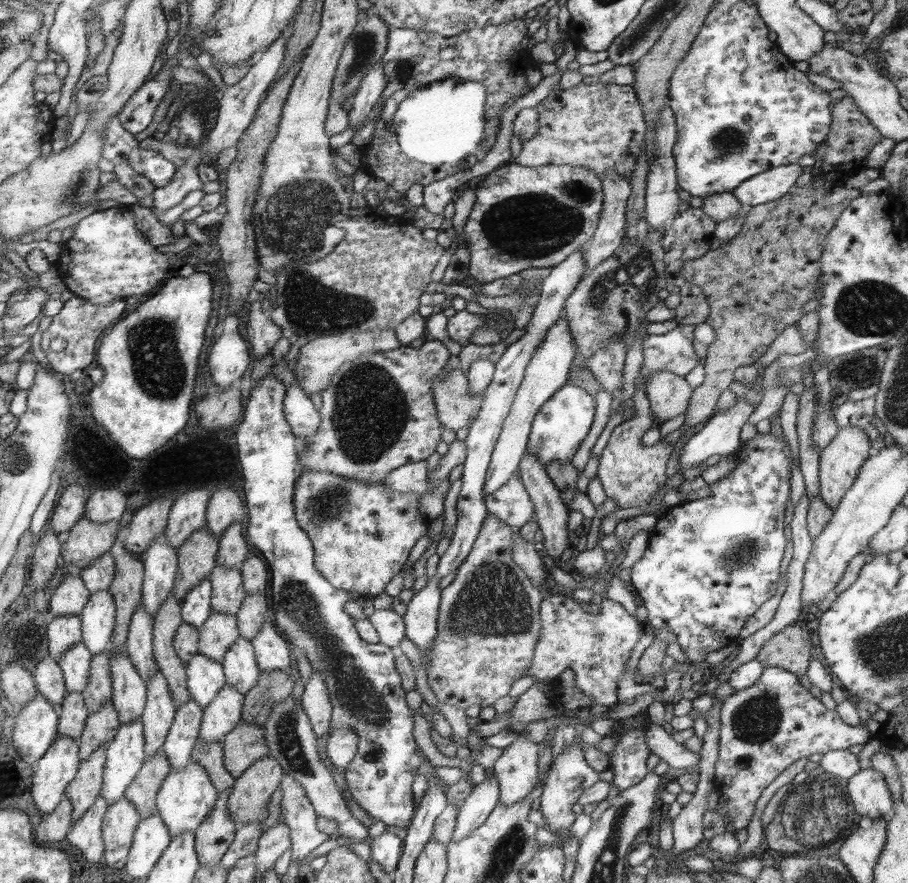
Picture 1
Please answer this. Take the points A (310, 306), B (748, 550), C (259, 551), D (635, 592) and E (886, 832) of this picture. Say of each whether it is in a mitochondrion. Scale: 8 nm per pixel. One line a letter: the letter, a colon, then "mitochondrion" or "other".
A: mitochondrion
B: mitochondrion
C: other
D: other
E: other

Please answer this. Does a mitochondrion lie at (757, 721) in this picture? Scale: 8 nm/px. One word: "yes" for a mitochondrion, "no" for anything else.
yes

